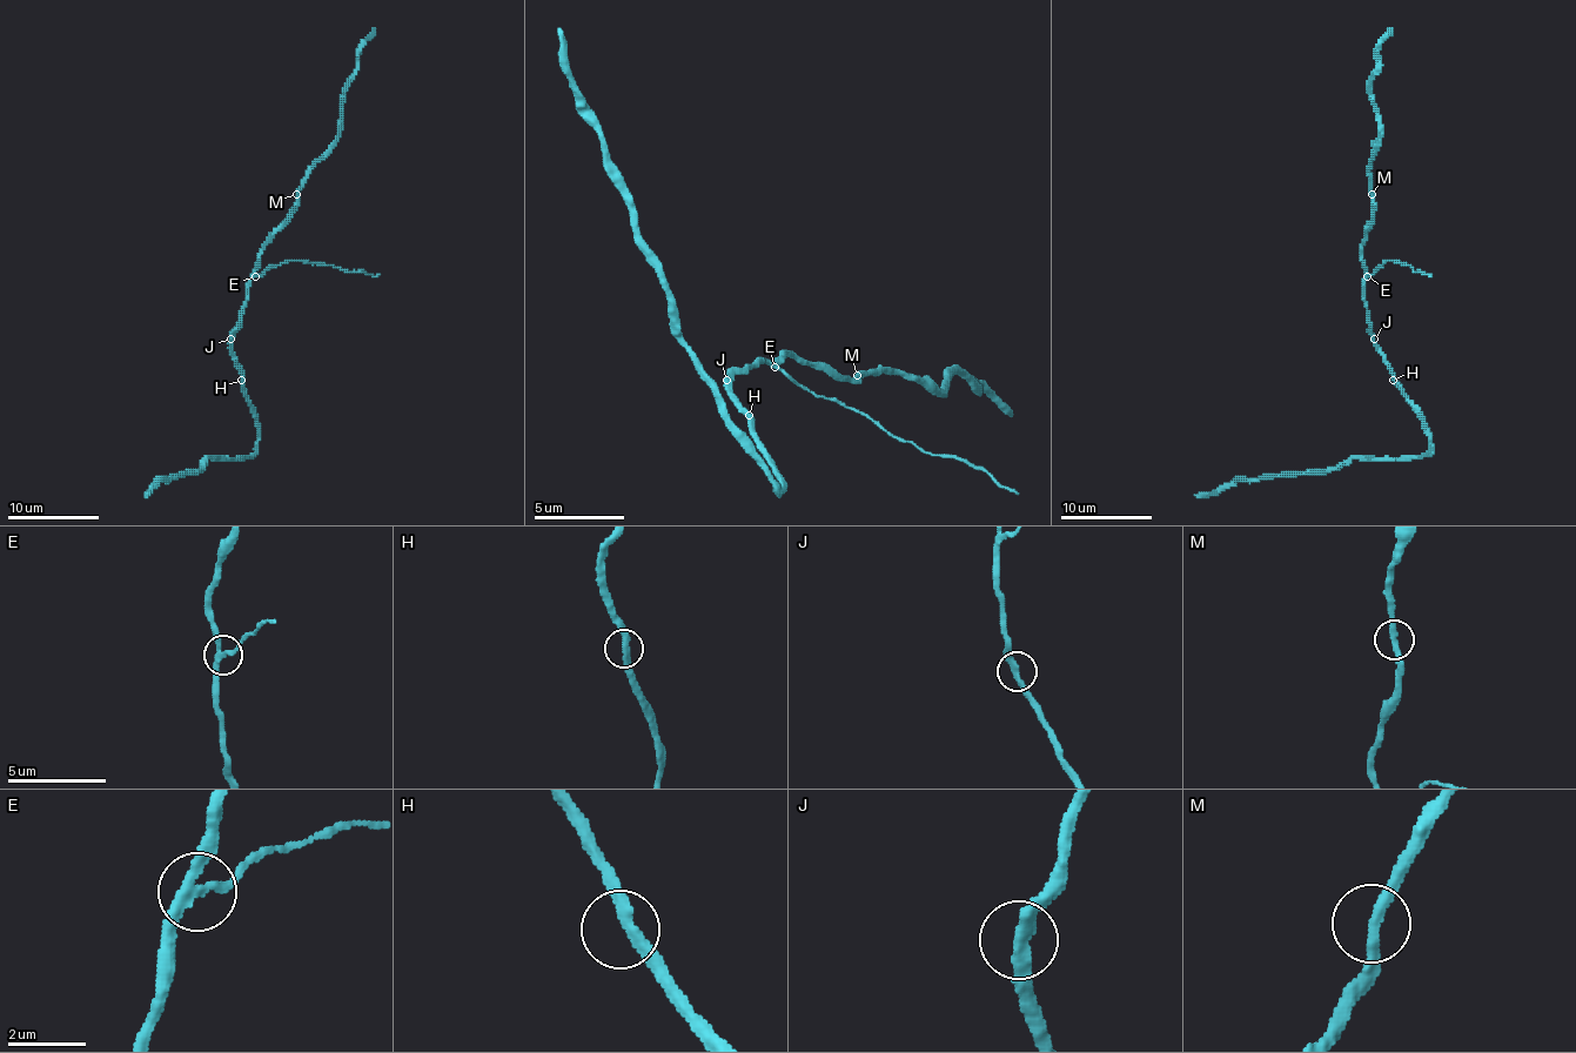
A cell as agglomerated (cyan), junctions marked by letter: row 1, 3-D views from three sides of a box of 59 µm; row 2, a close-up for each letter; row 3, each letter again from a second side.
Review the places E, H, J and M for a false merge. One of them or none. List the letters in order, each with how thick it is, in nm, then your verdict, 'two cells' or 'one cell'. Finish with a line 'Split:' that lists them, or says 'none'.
E: 240 nm | two cells
H: 320 nm | one cell
J: 300 nm | one cell
M: 280 nm | one cell
Split: E

